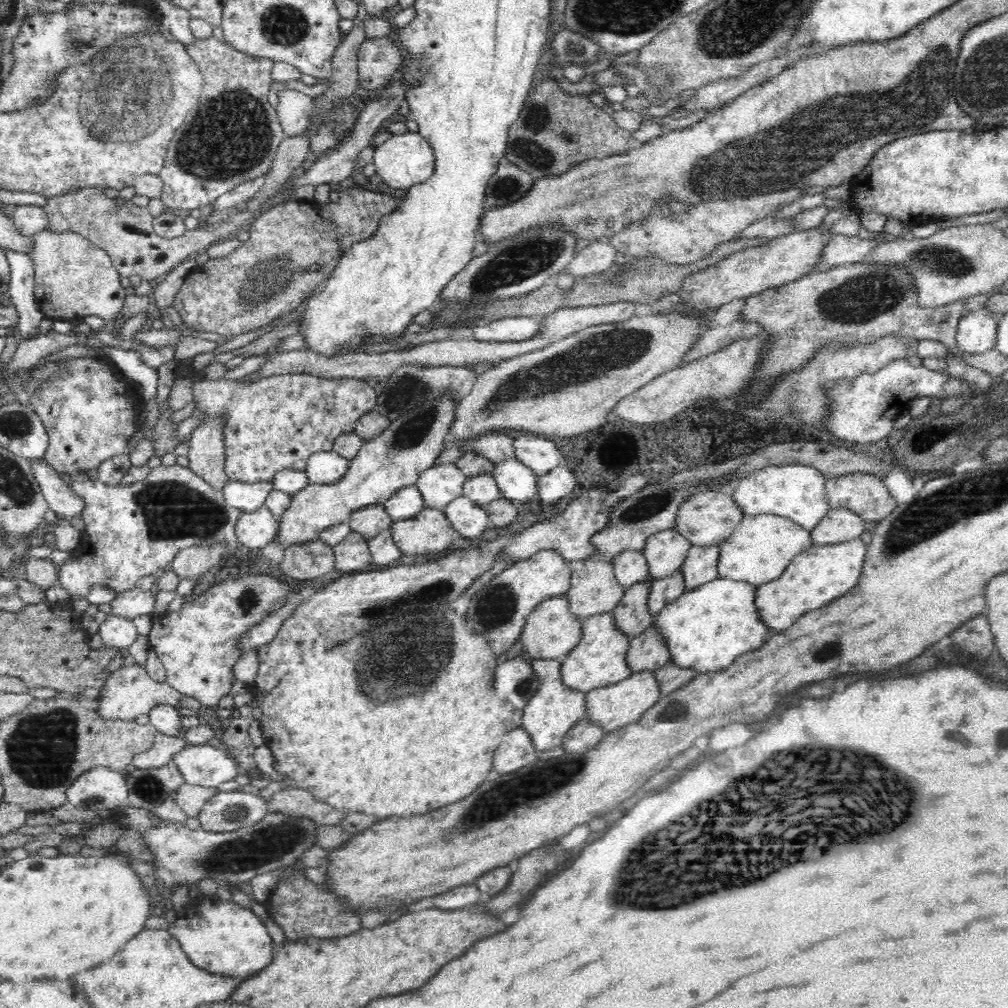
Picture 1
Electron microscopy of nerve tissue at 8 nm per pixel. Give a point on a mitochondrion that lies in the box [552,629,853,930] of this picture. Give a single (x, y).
(676, 881)

